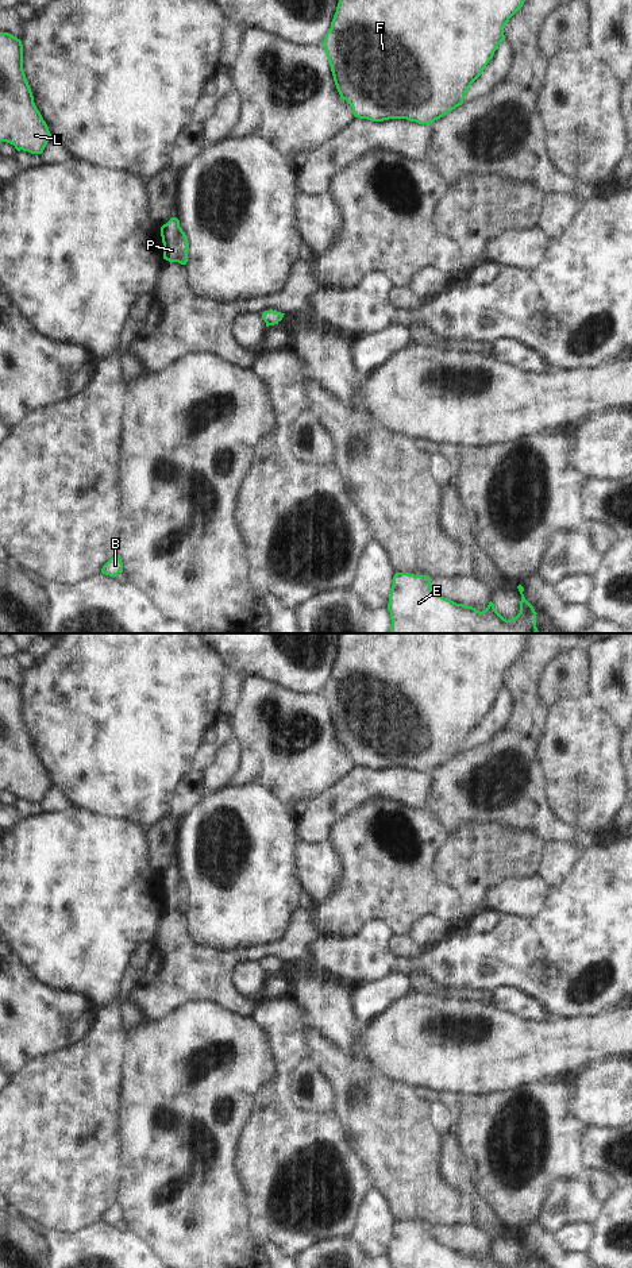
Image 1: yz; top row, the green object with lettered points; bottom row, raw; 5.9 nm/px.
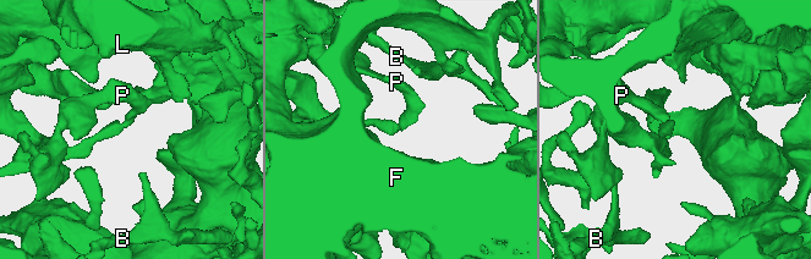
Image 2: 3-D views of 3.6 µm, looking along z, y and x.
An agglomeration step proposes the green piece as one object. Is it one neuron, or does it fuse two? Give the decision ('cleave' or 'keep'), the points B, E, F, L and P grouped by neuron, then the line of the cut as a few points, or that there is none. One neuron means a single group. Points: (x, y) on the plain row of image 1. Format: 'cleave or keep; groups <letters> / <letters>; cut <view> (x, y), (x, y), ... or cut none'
keep; groups B E F L P; cut none

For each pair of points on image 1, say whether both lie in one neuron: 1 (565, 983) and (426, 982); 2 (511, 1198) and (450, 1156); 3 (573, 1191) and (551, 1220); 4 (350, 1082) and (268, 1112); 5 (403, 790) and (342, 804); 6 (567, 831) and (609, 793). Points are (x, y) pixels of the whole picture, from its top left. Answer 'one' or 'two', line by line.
1: one
2: two
3: one
4: two
5: one
6: two

